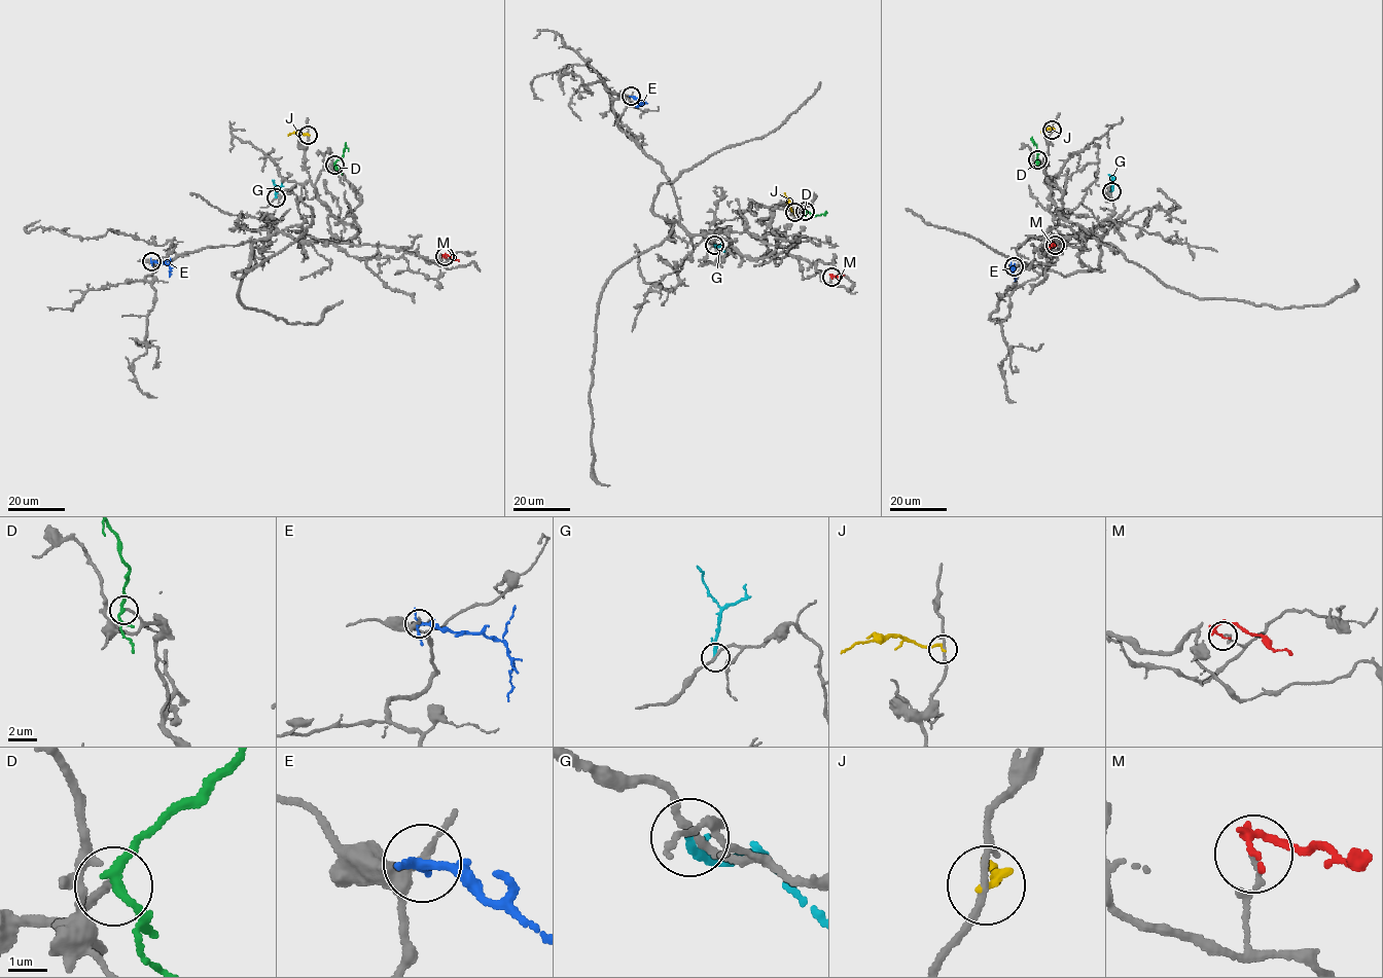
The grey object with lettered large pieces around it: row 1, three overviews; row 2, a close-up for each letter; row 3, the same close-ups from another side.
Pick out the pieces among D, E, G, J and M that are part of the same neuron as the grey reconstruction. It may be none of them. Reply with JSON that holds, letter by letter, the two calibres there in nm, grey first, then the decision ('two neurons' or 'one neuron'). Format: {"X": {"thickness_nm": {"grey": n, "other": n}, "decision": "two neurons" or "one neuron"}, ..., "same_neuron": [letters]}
{"D": {"thickness_nm": {"grey": 170, "other": 220}, "decision": "one neuron"}, "E": {"thickness_nm": {"grey": 240, "other": 200}, "decision": "two neurons"}, "G": {"thickness_nm": {"grey": 180, "other": 140}, "decision": "two neurons"}, "J": {"thickness_nm": {"grey": 160, "other": 200}, "decision": "two neurons"}, "M": {"thickness_nm": {"grey": 100, "other": 200}, "decision": "two neurons"}, "same_neuron": ["D"]}

